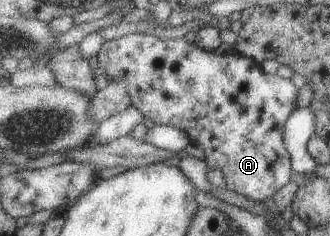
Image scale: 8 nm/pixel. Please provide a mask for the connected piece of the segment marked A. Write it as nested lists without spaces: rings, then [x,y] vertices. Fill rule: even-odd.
[[[130,33],[121,35],[118,39],[106,41],[104,47],[97,55],[99,66],[104,68],[105,74],[110,81],[125,81],[128,84],[128,91],[132,98],[132,104],[135,105],[147,118],[155,122],[156,125],[171,125],[187,132],[193,143],[198,144],[205,152],[205,162],[211,169],[222,170],[226,174],[228,180],[228,190],[235,191],[247,198],[265,201],[275,194],[281,186],[285,186],[289,180],[293,180],[293,161],[292,155],[286,149],[284,141],[285,123],[296,109],[295,102],[297,102],[297,94],[299,90],[295,88],[295,84],[290,79],[284,79],[277,73],[267,74],[263,72],[263,68],[259,63],[255,63],[249,57],[238,55],[234,50],[226,54],[217,54],[214,51],[208,51],[201,48],[199,45],[185,42],[183,38],[179,39],[162,39],[150,33]]]

